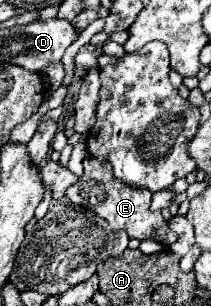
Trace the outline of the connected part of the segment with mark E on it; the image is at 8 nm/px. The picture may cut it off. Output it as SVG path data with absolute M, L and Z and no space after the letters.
M86 157L84 175L78 179L78 183L74 183L66 191L66 197L74 205L88 207L90 211L94 211L96 215L106 219L108 225L112 227L112 231L124 229L130 239L140 239L140 241L152 239L152 241L160 241L164 245L171 245L177 239L176 234L168 229L168 224L162 219L160 211L150 211L152 193L148 189L136 189L136 187L130 187L130 185L118 181L112 175L112 165L108 165L108 161Z

